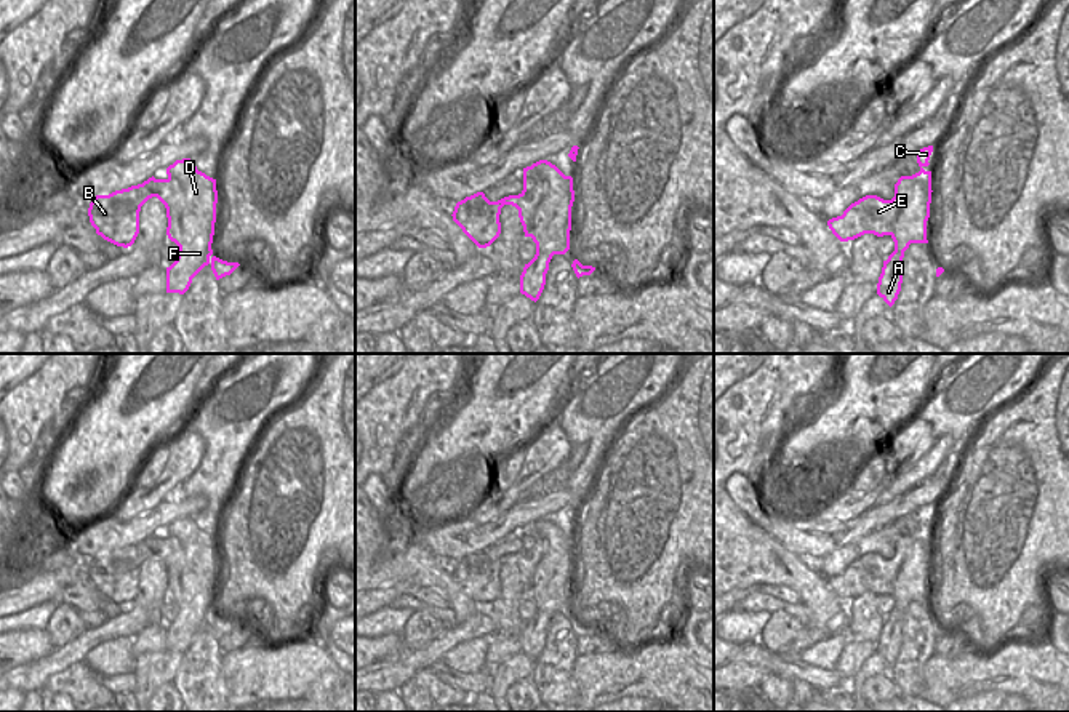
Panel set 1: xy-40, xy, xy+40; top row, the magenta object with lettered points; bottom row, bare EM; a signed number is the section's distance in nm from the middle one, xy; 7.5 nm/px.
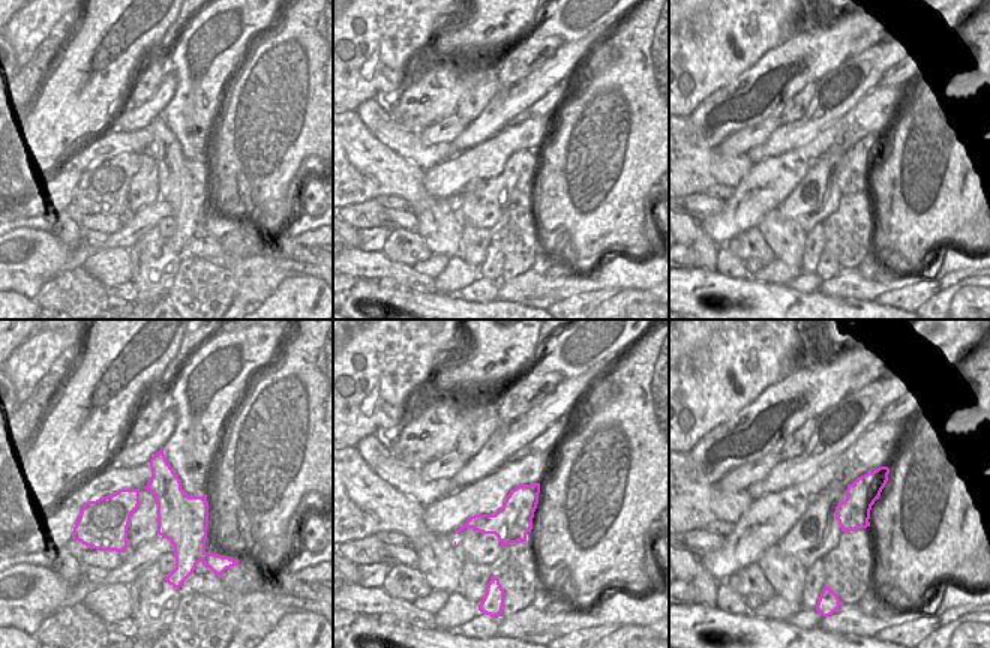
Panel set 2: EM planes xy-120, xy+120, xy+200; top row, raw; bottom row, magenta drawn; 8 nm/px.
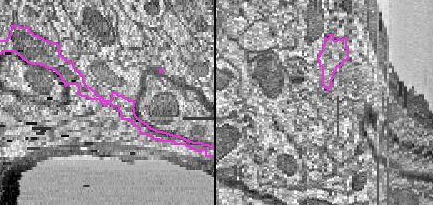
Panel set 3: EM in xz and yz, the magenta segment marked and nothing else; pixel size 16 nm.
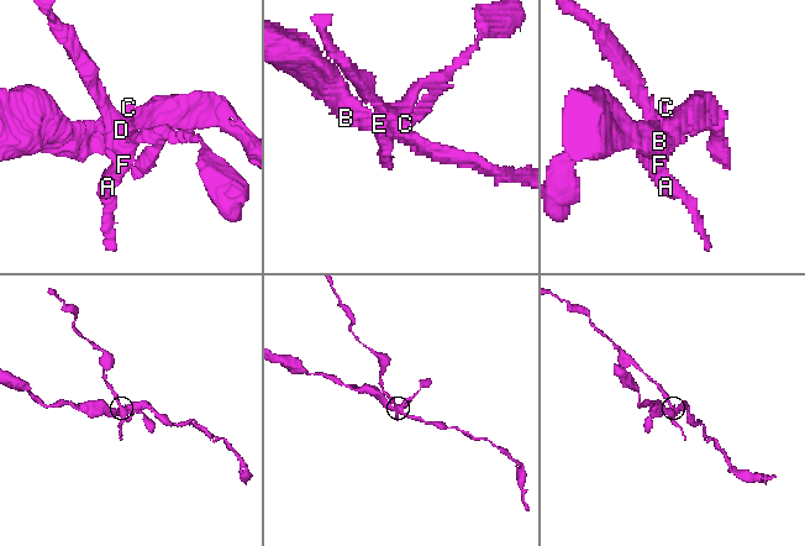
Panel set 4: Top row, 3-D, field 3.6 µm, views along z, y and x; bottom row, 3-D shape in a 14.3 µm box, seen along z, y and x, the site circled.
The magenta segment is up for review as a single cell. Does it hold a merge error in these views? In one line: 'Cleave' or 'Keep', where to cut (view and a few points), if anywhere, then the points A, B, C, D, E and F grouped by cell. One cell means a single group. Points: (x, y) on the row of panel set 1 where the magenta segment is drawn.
Cleave. Split along xy (532, 165), (548, 184), (548, 192), (536, 210), (530, 236). Groups: A D F / B C E.

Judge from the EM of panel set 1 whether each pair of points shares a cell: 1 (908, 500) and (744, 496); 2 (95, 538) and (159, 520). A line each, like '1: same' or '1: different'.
1: same
2: same

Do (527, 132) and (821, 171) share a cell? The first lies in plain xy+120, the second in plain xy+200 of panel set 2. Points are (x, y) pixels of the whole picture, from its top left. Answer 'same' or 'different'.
different

